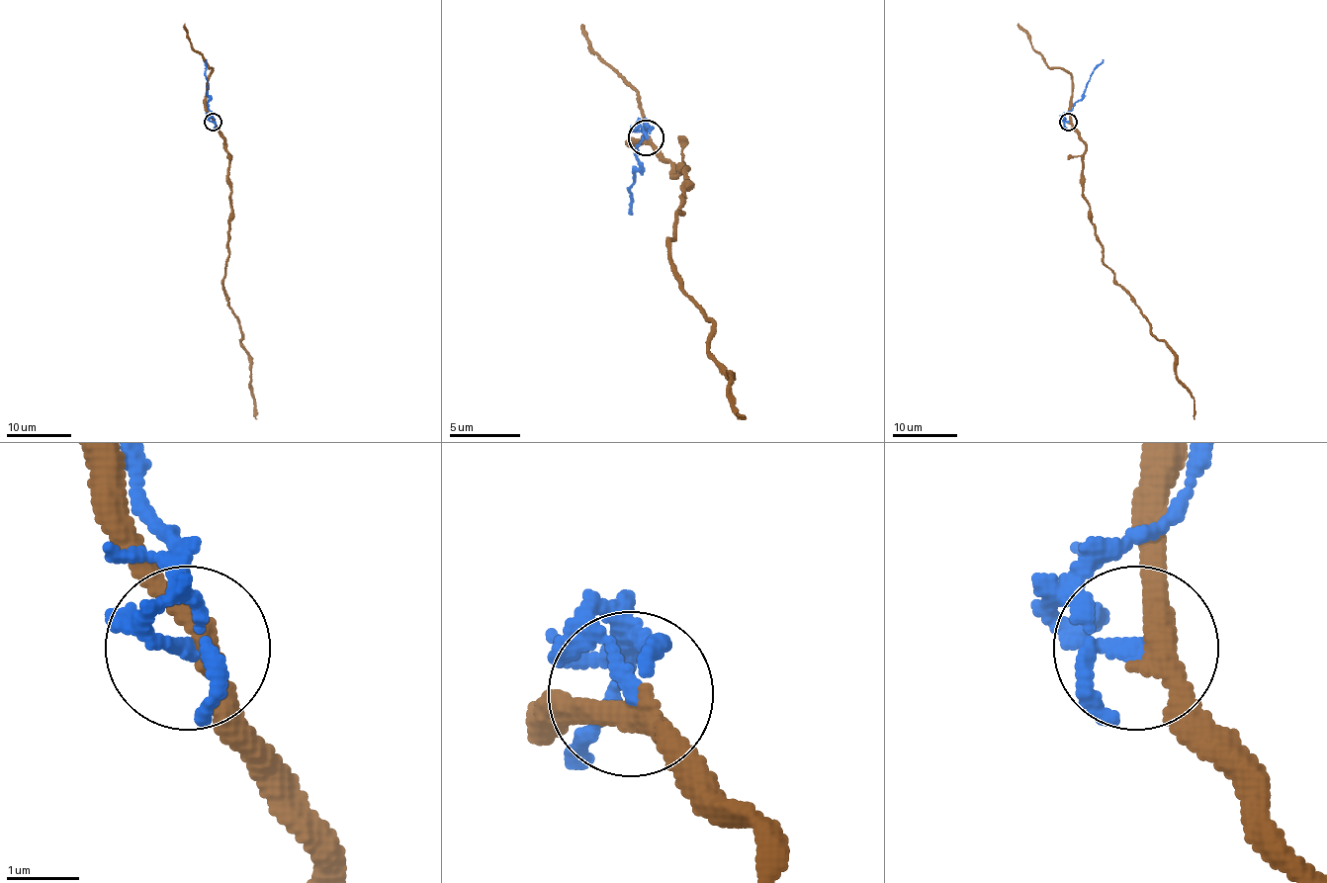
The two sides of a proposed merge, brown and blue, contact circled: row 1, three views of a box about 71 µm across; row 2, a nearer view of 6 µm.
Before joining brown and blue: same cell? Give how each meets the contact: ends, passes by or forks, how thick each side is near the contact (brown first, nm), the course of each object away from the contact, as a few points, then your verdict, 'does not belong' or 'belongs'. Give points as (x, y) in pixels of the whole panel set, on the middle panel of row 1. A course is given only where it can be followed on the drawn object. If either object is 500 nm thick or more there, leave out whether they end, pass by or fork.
brown passes by; blue ends there; 320 nm thick on the brown side, 180 nm on the other; brown runs (647, 140), (675, 176), (686, 168), (672, 272), (708, 318), (711, 354), (729, 372), (729, 403), (744, 418); blue runs (647, 136), (647, 130), (636, 143), (636, 172), (629, 190), (633, 215); does not belong

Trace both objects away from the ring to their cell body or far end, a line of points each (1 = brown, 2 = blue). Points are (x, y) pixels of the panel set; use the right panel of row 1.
1: (1070, 121), (1086, 145), (1083, 197), (1104, 262), (1150, 331), (1174, 356), (1176, 378), (1194, 399), (1194, 418)
2: (1068, 121), (1065, 115), (1084, 94), (1092, 71), (1104, 59)

